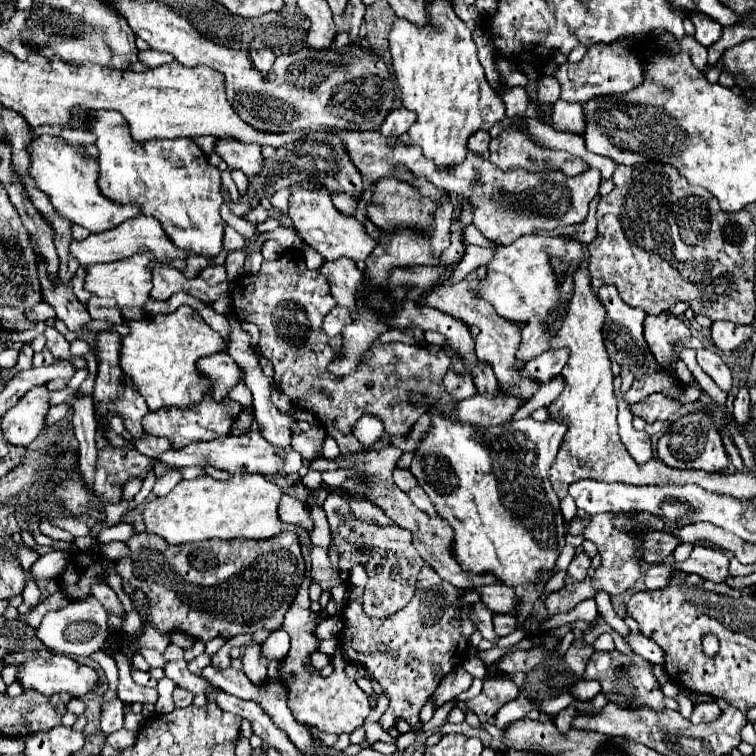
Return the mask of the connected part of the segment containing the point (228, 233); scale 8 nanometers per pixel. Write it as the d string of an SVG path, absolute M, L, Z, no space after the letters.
M227 227L227 229L225 229L225 237L223 237L223 245L225 245L225 249L229 249L229 251L243 249L243 247L245 247L245 239L243 239L233 227Z

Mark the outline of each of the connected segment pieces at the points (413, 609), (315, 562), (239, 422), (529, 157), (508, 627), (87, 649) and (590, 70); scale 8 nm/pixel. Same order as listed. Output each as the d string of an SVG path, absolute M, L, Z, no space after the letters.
M355 565L349 575L349 605L341 611L343 629L337 635L339 649L343 657L361 665L367 671L369 679L375 679L381 685L381 691L389 697L389 707L379 719L379 725L389 731L395 727L397 719L405 719L409 725L419 723L419 711L437 689L439 681L453 669L457 669L467 653L467 641L471 637L473 623L469 619L461 619L461 627L453 627L455 615L467 615L469 607L459 609L457 599L463 595L461 589L441 581L433 569L423 567L417 579L417 593L409 601L409 605L397 611L393 617L381 619L365 619L361 609L363 587L365 587L365 567Z
M311 545L311 579L321 587L321 591L331 591L335 585L343 583L339 571L331 565L325 547Z
M241 411L234 419L231 429L234 435L241 435L250 431L254 411Z
M503 131L499 137L491 139L489 149L491 149L489 161L501 171L509 169L525 169L529 173L561 171L567 177L575 177L589 169L589 165L583 159L573 157L571 153L565 151L537 147L527 135L519 131Z
M493 613L493 627L495 627L495 633L499 637L505 637L509 633L515 631L515 621L513 621L513 615L503 615L503 613Z
M87 597L85 601L73 601L63 609L47 613L43 617L41 625L37 627L35 635L53 653L61 653L61 655L69 655L69 657L71 655L89 657L91 653L99 651L103 647L103 643L107 641L107 637L109 637L107 613L95 597Z
M631 39L615 41L613 45L593 45L579 63L563 63L553 73L561 85L561 97L571 103L585 103L599 95L625 93L643 81L643 65L631 49Z

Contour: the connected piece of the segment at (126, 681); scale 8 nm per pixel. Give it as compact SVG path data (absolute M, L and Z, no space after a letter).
M117 651L113 655L115 663L117 663L117 669L119 669L119 685L117 685L117 697L123 701L123 703L143 703L143 701L149 701L149 703L156 704L158 700L157 689L147 689L147 687L141 687L137 685L133 679L131 679L131 673L129 673L129 657L121 651Z

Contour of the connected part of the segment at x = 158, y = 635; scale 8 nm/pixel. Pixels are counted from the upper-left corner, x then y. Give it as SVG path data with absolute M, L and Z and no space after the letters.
M145 625L143 635L137 639L137 647L151 647L157 651L165 651L165 647L169 645L169 635Z

